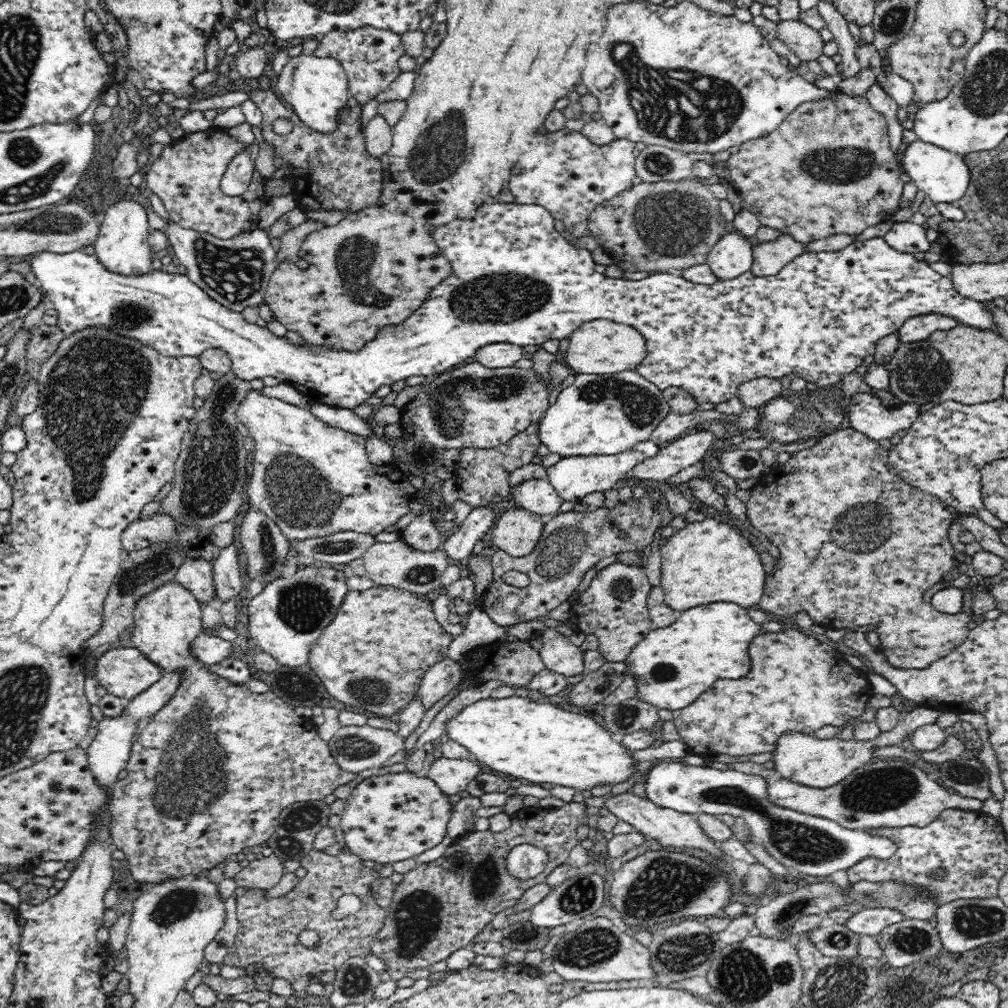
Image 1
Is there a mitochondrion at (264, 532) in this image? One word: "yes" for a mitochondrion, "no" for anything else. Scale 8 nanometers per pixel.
yes

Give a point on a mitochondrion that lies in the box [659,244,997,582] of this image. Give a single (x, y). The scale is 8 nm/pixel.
(860, 528)

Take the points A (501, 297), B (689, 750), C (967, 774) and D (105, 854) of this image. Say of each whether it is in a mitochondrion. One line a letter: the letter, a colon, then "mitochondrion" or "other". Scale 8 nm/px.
A: mitochondrion
B: other
C: mitochondrion
D: other

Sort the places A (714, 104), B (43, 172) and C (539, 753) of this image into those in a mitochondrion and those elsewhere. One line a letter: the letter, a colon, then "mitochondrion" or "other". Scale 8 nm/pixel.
A: mitochondrion
B: mitochondrion
C: other

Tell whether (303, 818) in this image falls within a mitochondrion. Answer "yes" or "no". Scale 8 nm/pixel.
yes

